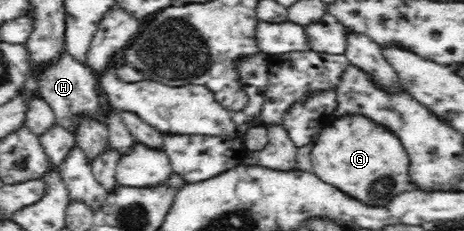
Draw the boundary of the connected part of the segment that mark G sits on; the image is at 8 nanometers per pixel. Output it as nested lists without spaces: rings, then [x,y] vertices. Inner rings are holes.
[[[362,114],[336,118],[320,132],[312,148],[312,168],[318,178],[372,207],[382,206],[396,194],[408,190],[408,164],[408,154],[400,140],[386,126],[370,122]]]

